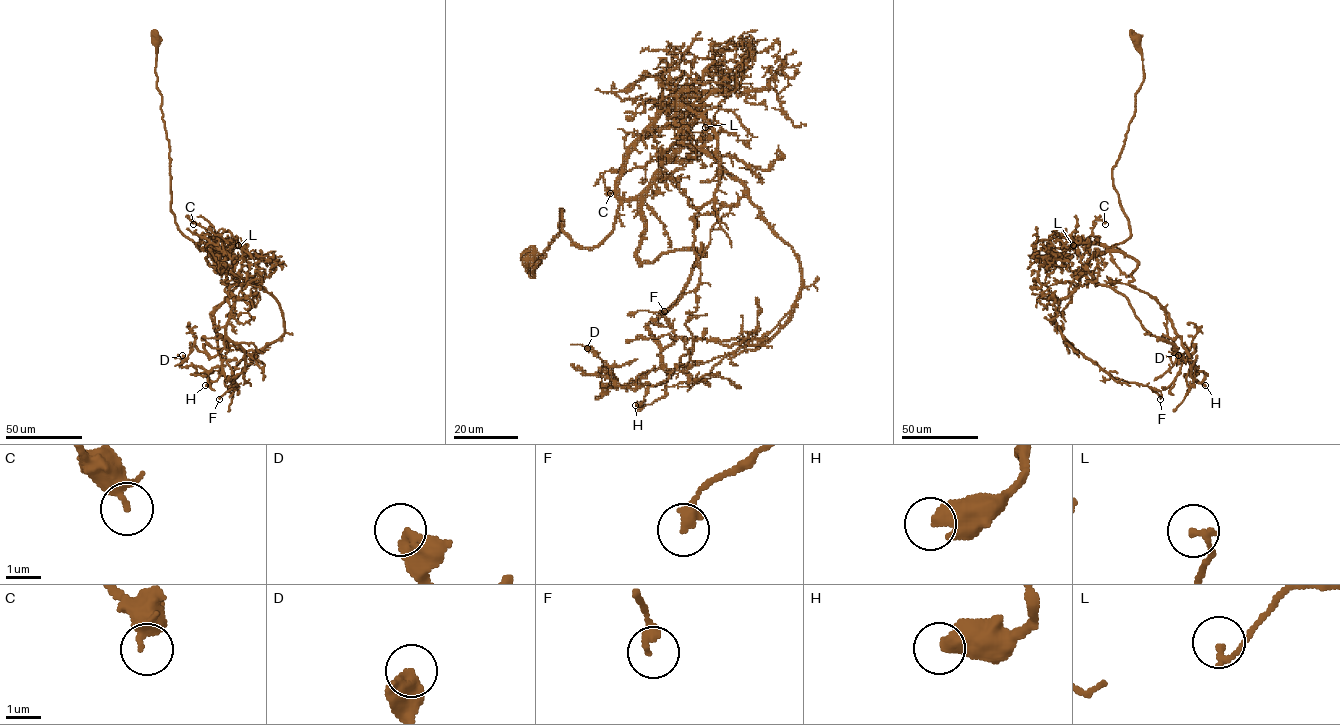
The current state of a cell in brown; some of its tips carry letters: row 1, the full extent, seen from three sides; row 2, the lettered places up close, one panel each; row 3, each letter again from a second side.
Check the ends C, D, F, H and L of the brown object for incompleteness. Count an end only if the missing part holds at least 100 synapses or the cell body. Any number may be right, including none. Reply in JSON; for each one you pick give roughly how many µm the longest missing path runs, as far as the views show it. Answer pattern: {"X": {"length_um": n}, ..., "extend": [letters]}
{"extend": []}

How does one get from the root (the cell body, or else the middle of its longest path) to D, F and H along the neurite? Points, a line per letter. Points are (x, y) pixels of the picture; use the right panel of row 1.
D: (1136, 39), (1143, 81), (1112, 172), (1131, 235), (1108, 250), (1139, 263), (1129, 284), (1195, 347), (1178, 355)
F: (1136, 39), (1143, 81), (1112, 172), (1131, 235), (1089, 260), (1055, 321), (1086, 357), (1160, 399)
H: (1136, 39), (1143, 81), (1112, 172), (1131, 235), (1108, 250), (1139, 263), (1129, 284), (1163, 307), (1205, 385)

